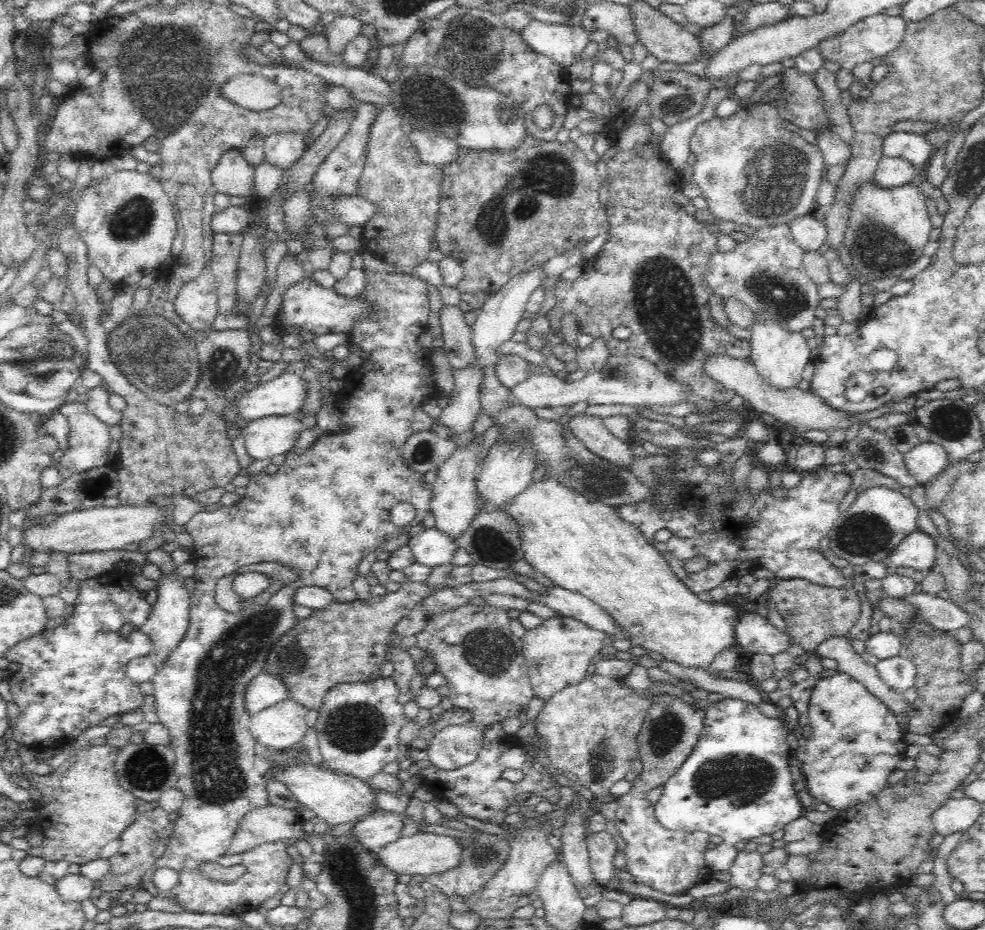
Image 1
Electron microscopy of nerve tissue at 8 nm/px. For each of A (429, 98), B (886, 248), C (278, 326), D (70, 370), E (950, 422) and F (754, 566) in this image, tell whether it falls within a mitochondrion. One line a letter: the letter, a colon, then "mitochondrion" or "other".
A: mitochondrion
B: mitochondrion
C: other
D: other
E: mitochondrion
F: other

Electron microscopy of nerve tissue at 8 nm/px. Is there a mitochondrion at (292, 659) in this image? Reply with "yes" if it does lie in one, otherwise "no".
yes

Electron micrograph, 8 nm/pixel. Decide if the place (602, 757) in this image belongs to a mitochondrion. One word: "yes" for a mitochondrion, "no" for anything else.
yes

